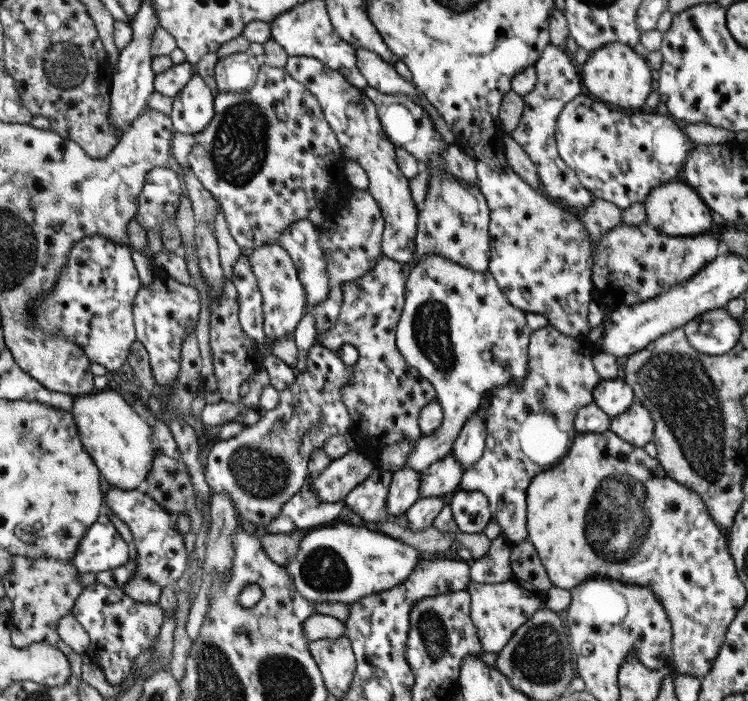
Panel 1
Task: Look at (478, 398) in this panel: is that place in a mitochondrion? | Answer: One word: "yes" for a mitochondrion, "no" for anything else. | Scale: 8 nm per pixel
no

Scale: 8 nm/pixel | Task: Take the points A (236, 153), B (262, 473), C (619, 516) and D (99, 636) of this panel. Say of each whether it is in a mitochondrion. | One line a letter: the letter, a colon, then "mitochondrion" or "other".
A: mitochondrion
B: mitochondrion
C: mitochondrion
D: other

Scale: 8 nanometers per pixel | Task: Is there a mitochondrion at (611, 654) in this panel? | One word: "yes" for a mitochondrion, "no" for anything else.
no

